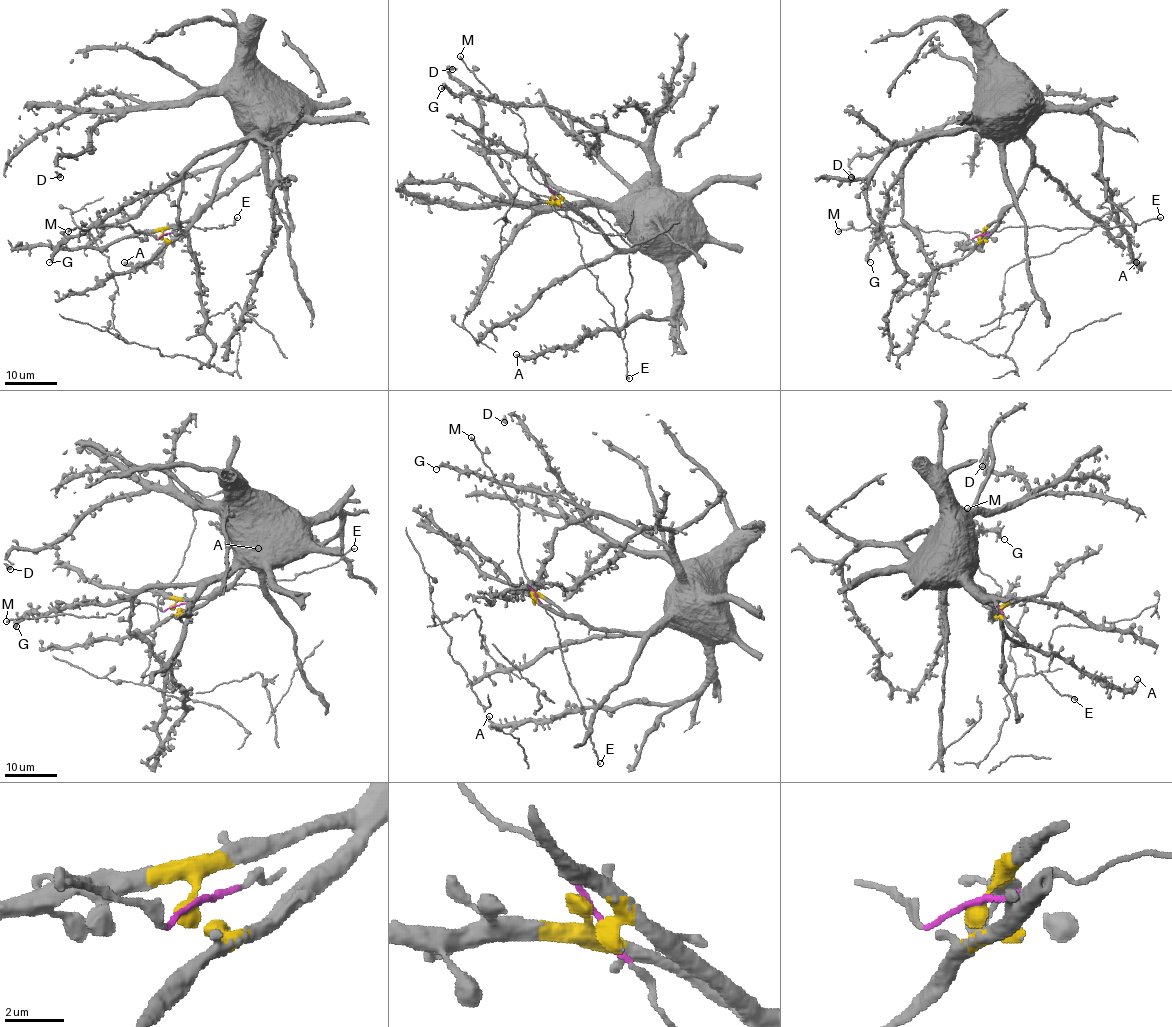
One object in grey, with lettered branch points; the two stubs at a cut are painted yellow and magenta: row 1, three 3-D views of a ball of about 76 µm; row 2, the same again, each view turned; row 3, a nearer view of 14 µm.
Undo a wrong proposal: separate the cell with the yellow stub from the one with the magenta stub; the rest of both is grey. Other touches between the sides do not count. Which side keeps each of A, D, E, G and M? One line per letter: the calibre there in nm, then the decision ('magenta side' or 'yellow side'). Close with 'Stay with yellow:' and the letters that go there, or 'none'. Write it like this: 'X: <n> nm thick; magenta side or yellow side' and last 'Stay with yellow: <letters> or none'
A: 460 nm thick; yellow side
D: 480 nm thick; yellow side
E: 240 nm thick; magenta side
G: 180 nm thick; yellow side
M: 280 nm thick; magenta side
Stay with yellow: A, D, G

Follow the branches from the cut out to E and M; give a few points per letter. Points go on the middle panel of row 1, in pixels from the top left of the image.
E: (554, 198), (574, 228), (581, 258), (596, 279), (596, 289), (614, 307), (629, 378)
M: (554, 198), (549, 188), (532, 175), (527, 157), (525, 125), (521, 118), (492, 96), (459, 55)

